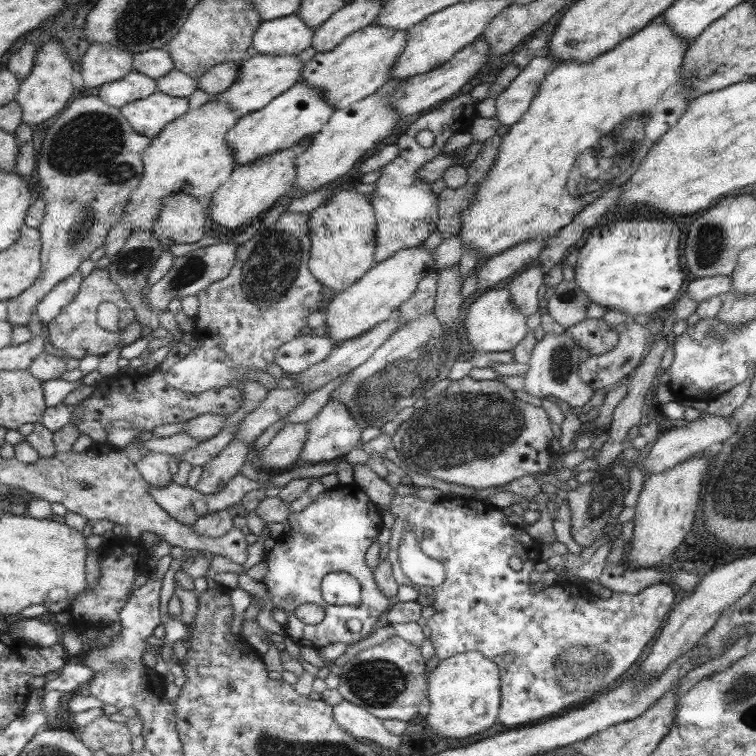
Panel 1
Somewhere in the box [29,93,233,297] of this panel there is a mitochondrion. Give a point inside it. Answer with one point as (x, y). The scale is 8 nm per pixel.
(91, 142)

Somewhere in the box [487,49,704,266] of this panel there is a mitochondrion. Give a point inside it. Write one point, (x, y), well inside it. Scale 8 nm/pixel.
(605, 162)

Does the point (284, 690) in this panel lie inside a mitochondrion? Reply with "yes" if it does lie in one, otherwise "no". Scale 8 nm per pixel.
no

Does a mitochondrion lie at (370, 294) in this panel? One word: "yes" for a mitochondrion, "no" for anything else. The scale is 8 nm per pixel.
no

